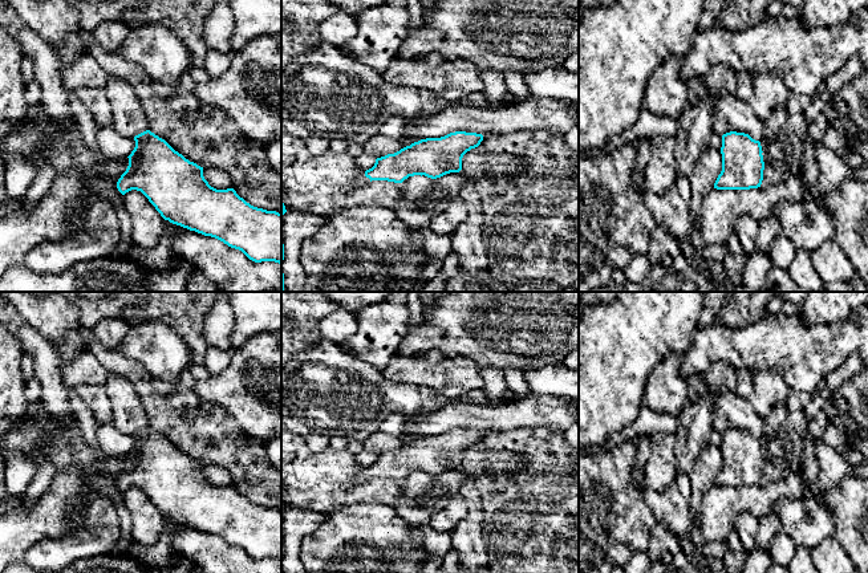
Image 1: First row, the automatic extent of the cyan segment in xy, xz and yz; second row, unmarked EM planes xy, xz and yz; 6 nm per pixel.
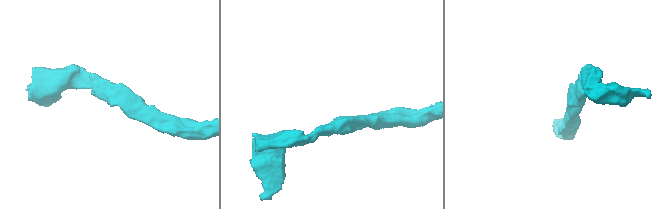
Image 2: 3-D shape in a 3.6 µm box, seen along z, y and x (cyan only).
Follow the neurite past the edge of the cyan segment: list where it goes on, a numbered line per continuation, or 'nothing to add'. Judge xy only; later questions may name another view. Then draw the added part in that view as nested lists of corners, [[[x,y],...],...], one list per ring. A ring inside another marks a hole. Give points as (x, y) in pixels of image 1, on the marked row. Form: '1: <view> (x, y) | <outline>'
nothing to add

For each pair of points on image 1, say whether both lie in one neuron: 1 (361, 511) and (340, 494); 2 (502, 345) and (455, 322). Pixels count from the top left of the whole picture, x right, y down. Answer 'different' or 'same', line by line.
1: different
2: same

